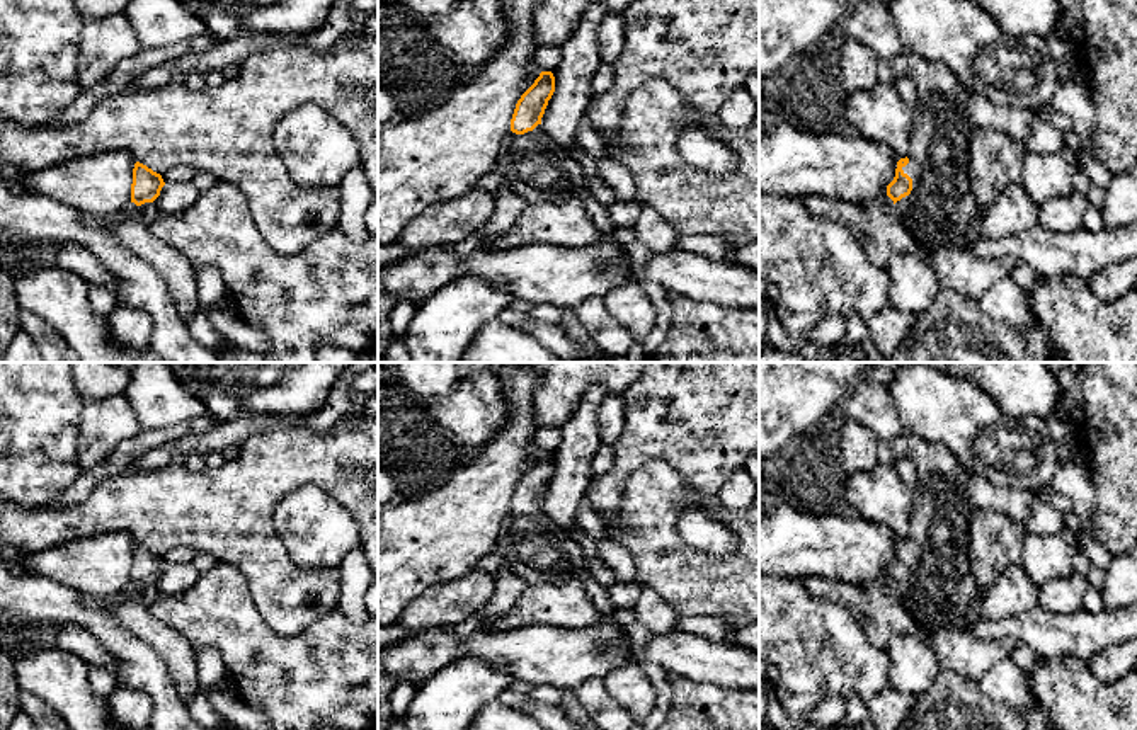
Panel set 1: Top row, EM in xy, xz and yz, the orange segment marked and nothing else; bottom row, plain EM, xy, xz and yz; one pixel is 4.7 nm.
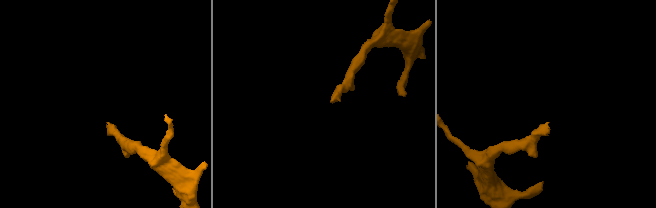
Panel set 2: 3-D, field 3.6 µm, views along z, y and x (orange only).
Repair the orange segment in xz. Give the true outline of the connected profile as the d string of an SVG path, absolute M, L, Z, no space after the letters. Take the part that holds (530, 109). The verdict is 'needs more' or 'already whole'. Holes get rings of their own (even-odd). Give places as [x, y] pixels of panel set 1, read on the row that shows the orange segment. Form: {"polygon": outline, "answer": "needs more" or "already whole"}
{"polygon": "M541 71L516 104L495 170L509 179L509 189L529 202L563 202L584 189L580 163L541 128L541 117L555 92L551 71Z", "answer": "needs more"}

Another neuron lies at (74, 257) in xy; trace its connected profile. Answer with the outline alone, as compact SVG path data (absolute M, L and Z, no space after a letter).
M65 242L58 245L54 264L80 276L87 284L95 284L117 294L119 281L106 271L100 260L83 245Z

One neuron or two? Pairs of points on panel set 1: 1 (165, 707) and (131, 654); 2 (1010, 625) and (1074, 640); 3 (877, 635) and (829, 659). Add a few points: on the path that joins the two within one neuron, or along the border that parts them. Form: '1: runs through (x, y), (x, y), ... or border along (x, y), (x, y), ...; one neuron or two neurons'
1: runs through (164, 693), (145, 667); one neuron
2: runs through (1025, 628), (1059, 635); one neuron
3: border along (845, 606), (863, 628), (863, 633), (885, 650); two neurons

